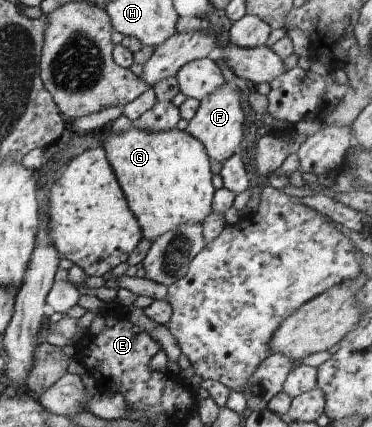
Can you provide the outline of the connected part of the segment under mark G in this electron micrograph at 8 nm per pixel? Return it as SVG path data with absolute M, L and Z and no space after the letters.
M133 123L129 130L119 134L106 128L102 136L102 146L144 239L154 243L156 238L181 225L203 224L213 212L212 201L216 189L212 185L213 174L207 151L196 138L189 136L185 131L152 133L140 131Z

